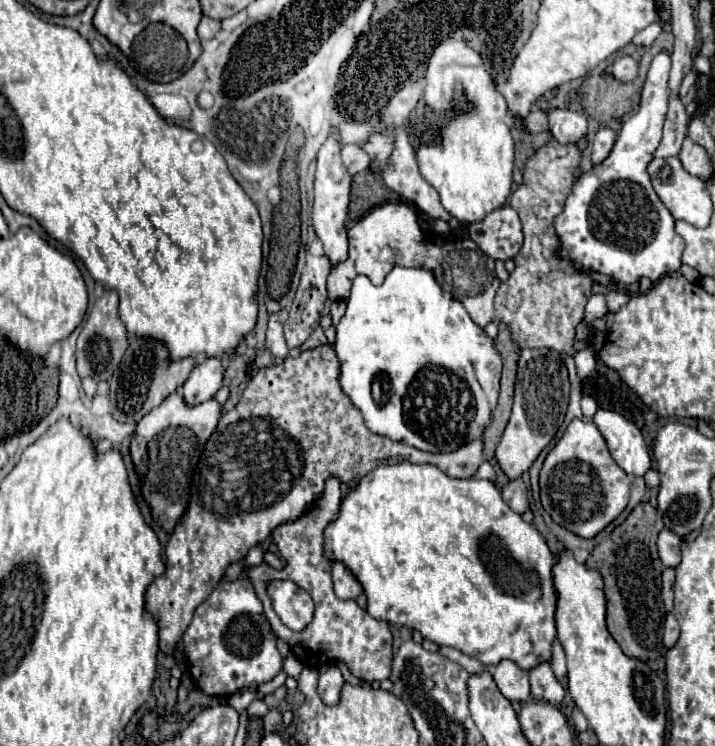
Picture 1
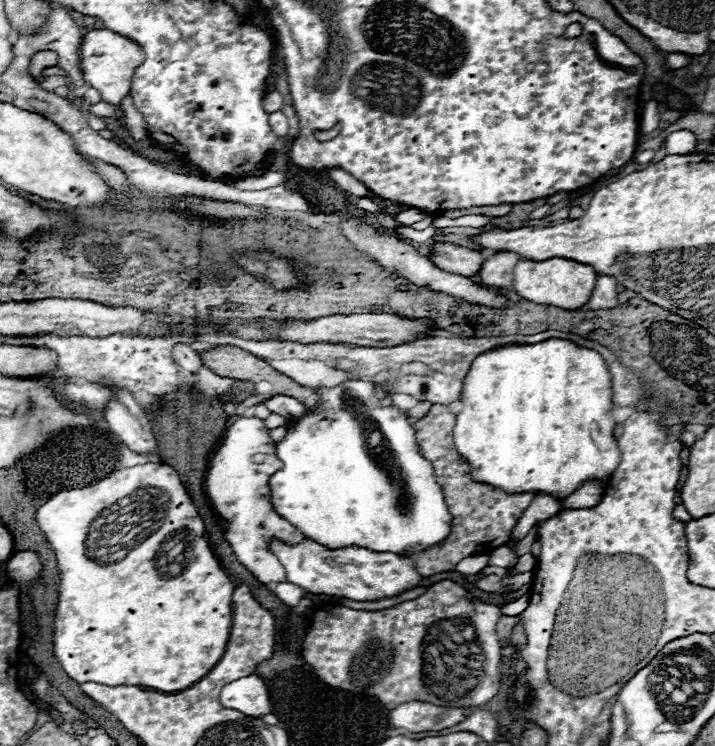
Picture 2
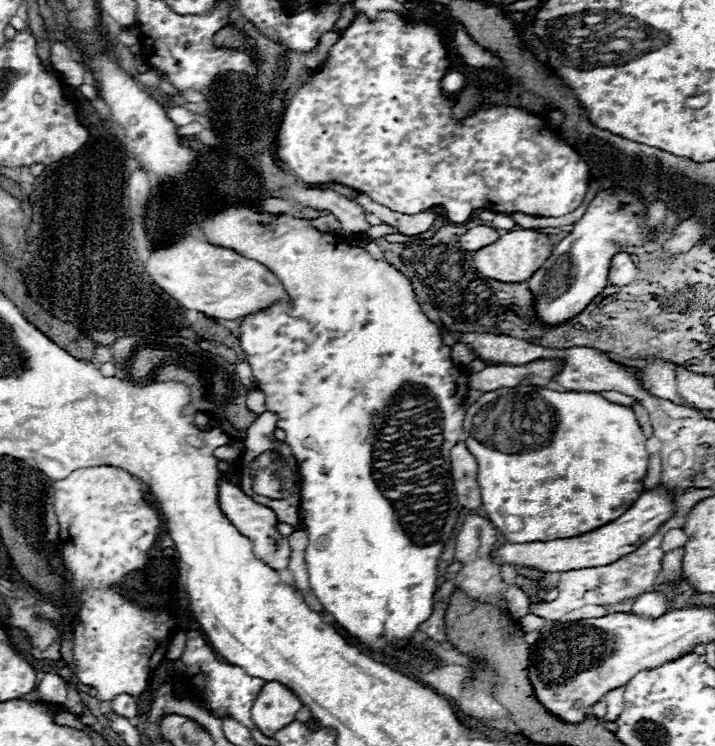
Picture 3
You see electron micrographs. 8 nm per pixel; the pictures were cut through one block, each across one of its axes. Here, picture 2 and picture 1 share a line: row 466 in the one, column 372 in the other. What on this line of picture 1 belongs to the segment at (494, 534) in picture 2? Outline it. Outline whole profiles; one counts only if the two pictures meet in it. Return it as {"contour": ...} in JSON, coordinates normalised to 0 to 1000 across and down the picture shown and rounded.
{"contour":[[[462,461],[425,469],[417,480],[400,480],[389,491],[361,496],[341,523],[336,539],[308,560],[305,574],[291,587],[277,619],[263,686],[232,729],[232,764],[207,786],[204,794],[204,815],[213,820],[213,828],[221,836],[221,863],[224,874],[232,879],[246,874],[271,818],[297,796],[297,788],[302,788],[302,783],[310,777],[319,756],[341,751],[347,737],[372,724],[389,702],[417,697],[425,686],[431,686],[431,676],[436,676],[436,670],[453,660],[453,643],[459,638],[470,638],[490,654],[490,649],[498,649],[503,638],[512,638],[520,627],[526,627],[526,622],[534,619],[557,622],[571,617],[573,622],[607,622],[632,641],[660,641],[674,622],[674,590],[663,590],[627,609],[601,609],[517,579],[509,571],[506,555],[492,547],[490,534],[476,523],[473,501],[473,480]]]}

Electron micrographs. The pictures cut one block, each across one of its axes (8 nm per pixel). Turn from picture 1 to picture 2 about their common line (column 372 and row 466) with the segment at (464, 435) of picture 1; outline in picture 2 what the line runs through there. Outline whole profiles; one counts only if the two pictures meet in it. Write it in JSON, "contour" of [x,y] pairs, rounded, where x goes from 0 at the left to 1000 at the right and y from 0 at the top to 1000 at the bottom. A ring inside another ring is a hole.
{"contour":[[[481,509],[476,512],[473,517],[467,520],[442,520],[445,531],[448,531],[448,539],[442,547],[428,547],[428,552],[420,558],[420,560],[411,560],[400,568],[400,584],[386,595],[386,609],[389,614],[397,619],[397,627],[386,635],[380,635],[378,641],[378,665],[380,665],[380,678],[383,684],[397,694],[403,697],[411,708],[417,708],[428,721],[456,732],[456,735],[481,735],[481,732],[503,732],[503,735],[517,735],[523,740],[551,740],[551,743],[585,743],[607,729],[615,729],[627,721],[629,716],[629,686],[627,686],[627,678],[621,673],[621,662],[618,662],[618,654],[615,649],[610,646],[610,638],[607,638],[607,627],[604,622],[590,611],[587,606],[587,598],[585,598],[585,590],[582,590],[582,576],[576,574],[576,566],[573,560],[565,555],[565,550],[554,547],[554,544],[526,544],[531,536],[537,536],[543,528],[540,517],[537,515],[523,515],[523,512],[515,512],[515,509]],[[520,579],[531,579],[534,582],[534,595],[529,601],[515,601],[512,598],[512,587],[520,582]]]}

